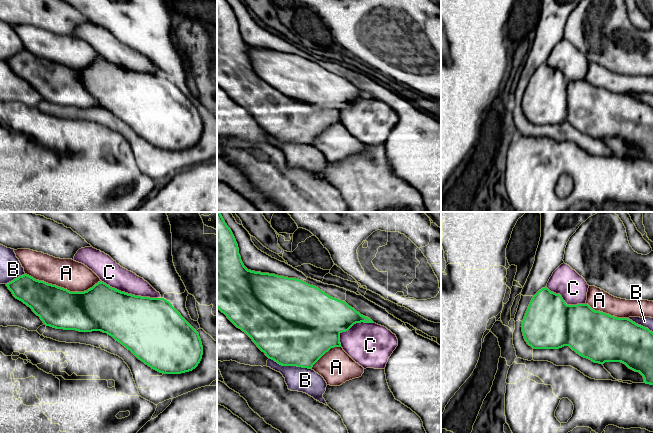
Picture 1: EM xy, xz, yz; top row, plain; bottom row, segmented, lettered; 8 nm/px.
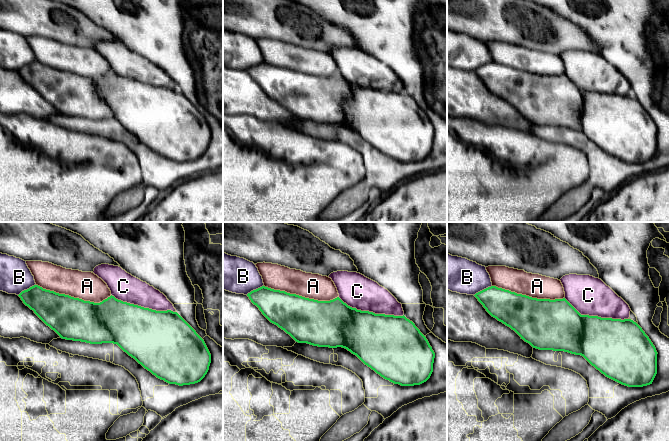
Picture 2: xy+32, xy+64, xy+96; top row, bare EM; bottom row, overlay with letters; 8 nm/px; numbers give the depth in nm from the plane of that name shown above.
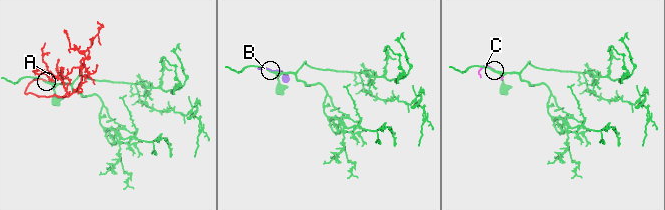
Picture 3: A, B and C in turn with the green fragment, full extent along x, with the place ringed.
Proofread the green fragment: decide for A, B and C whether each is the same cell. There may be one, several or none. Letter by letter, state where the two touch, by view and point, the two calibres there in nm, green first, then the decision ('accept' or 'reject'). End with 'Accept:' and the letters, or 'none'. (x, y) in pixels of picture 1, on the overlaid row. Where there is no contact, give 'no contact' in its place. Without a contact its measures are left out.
A: meets green in xy at (63, 288); 320 nm thick on the green side, 240 nm on the other; reject
B: meets green in xz at (290, 365); 500 nm thick on the green side, 200 nm on the other; reject
C: meets green in xy at (131, 294); 440 nm thick on the green side, 190 nm on the other; reject
Accept: none

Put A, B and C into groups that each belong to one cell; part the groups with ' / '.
A / B / C

